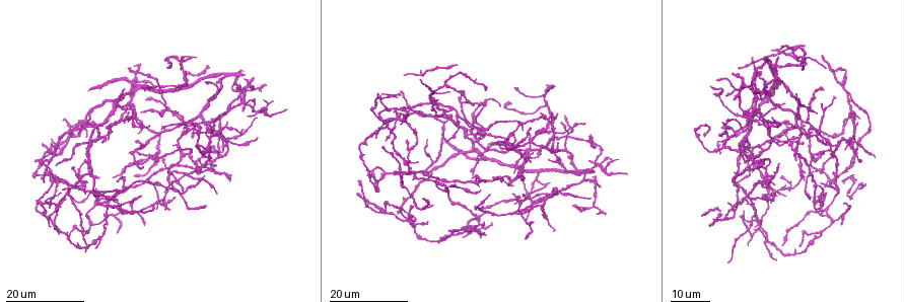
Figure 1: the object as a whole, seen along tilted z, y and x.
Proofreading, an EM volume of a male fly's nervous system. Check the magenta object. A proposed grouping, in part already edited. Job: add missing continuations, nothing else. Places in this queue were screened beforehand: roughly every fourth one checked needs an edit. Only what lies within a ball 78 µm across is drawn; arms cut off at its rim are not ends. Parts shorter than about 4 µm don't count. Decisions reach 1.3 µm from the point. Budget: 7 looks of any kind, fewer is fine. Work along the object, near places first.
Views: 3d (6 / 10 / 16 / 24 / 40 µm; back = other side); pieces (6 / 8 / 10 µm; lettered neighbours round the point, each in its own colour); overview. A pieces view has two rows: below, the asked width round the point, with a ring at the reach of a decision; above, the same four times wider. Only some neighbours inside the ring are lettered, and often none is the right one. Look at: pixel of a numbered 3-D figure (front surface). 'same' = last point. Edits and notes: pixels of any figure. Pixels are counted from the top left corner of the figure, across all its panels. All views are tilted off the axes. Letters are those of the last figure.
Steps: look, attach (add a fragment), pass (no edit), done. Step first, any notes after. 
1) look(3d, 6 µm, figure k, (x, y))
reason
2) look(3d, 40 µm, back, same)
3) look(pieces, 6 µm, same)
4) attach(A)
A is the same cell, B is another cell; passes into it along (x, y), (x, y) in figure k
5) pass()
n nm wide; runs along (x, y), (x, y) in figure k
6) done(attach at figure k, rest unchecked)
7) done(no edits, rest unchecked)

look(3d, 16 µm, figure 1, (821, 104))
branch stops here

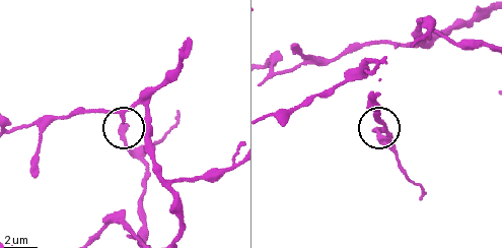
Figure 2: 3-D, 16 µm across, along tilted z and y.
look(pieces, 10 µm, figure 2, (124, 125))

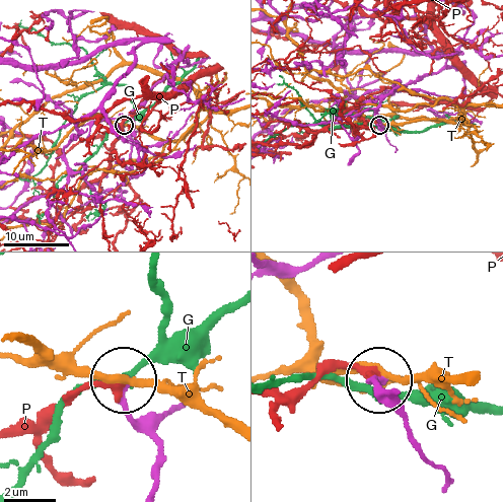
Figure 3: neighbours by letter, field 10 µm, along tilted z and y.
pass()
340 nm wide; G, P and T are other cells; runs along (150, 488), (160, 451), (129, 411), (124, 380) in figure 3; none of them fits

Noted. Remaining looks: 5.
look(3d, 24 µm, figure 1, (481, 106))
tapers out

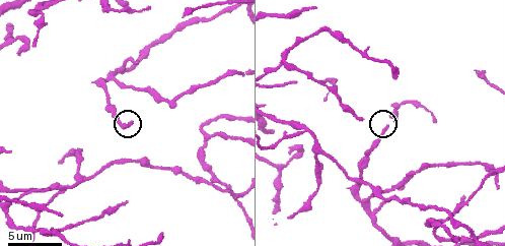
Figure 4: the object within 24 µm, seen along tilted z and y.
look(pieces, 8 µm, figure 4, (133, 123))

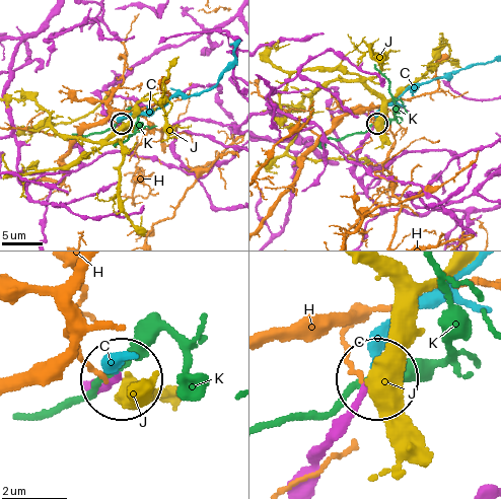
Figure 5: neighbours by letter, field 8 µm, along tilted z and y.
attach(C)
180 nm wide; C is the same cell, H, J and K are other cells; it goes on there

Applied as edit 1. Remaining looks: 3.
look(overview)
redraw

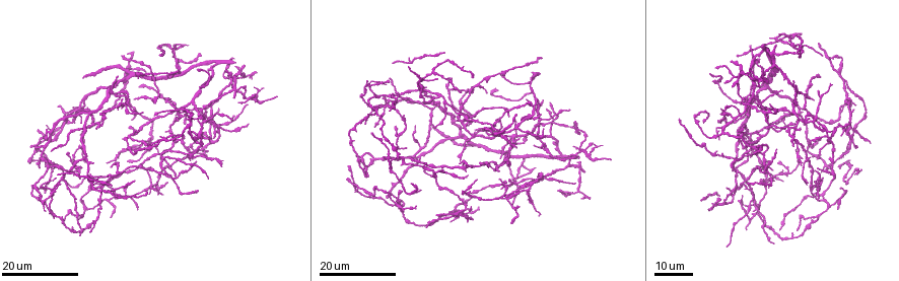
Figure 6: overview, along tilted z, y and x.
look(3d, 16 µm, figure 6, (726, 187))
tapers out

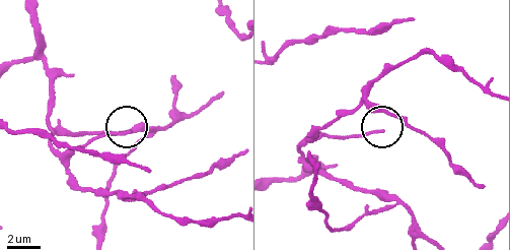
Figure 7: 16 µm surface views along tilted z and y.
look(pieces, 6 µm, figure 7, (128, 131))

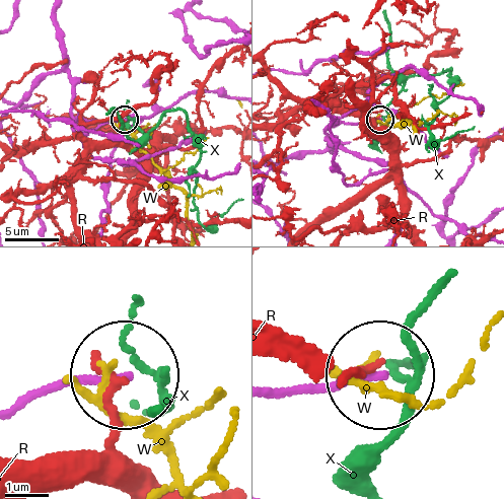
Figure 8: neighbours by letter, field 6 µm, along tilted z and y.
pass()
160 nm wide; R, W and X are other cells; runs along (278, 391), (375, 380) in figure 8; none of them fits

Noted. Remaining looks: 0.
done(attach at figure 5, rest unchecked)

